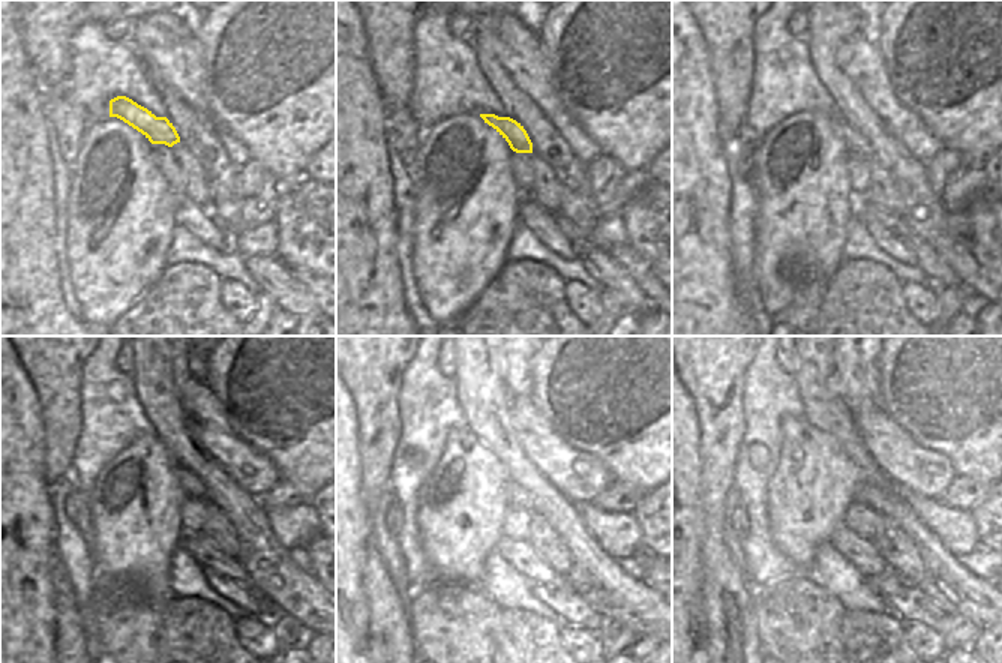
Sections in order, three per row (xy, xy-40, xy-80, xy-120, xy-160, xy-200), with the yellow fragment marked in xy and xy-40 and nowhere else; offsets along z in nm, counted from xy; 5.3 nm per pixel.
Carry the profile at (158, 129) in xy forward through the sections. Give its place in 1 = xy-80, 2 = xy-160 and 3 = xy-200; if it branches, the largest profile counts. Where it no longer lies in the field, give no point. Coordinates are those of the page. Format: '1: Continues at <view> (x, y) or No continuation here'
1: Continues at xy-80 (857, 144)
2: Continues at xy-160 (518, 497)
3: Continues at xy-200 (866, 494).

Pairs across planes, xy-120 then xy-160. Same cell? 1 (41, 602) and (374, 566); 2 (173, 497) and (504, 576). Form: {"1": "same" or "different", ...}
{"1": "different", "2": "different"}

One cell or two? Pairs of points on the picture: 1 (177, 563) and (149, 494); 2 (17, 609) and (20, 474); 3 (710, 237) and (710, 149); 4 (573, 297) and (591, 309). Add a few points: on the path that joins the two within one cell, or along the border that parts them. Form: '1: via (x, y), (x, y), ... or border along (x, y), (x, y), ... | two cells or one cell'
1: border along (180, 545), (170, 560), (168, 587) | two cells
2: via (17, 576), (17, 558), (27, 548), (20, 507) | one cell
3: via (710, 215), (710, 171) | one cell
4: via (578, 297), (587, 305) | one cell

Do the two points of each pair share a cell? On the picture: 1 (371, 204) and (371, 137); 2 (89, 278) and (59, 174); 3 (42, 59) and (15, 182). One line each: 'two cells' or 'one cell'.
1: one cell
2: two cells
3: two cells

